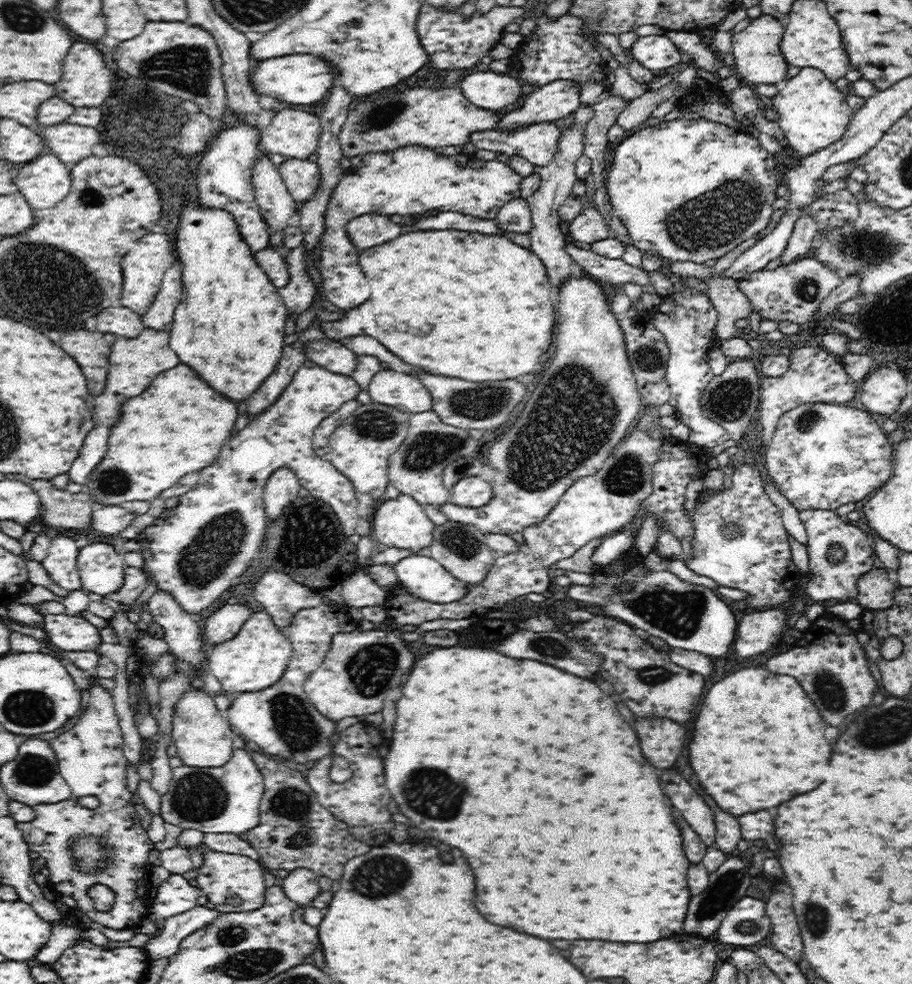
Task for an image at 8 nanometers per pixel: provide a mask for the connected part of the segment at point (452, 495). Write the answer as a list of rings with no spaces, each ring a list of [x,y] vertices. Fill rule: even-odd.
[[[467,476],[450,488],[448,496],[446,502],[477,509],[492,500],[493,488],[490,482],[479,476]]]

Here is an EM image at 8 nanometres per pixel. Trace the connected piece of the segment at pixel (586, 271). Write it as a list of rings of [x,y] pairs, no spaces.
[[[568,240],[565,249],[578,272],[598,283],[609,282],[613,285],[624,285],[628,282],[635,282],[640,286],[650,284],[650,278],[644,269],[630,266],[620,258],[605,257],[591,249],[578,247],[572,240]]]

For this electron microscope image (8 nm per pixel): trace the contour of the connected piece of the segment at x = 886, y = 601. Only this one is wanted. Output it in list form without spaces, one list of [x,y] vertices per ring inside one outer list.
[[[872,568],[858,580],[856,598],[862,610],[881,611],[894,604],[896,585],[888,580],[888,569]]]

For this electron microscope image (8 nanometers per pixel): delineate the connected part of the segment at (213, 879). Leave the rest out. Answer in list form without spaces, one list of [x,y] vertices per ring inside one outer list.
[[[208,851],[203,856],[203,864],[197,870],[195,880],[207,900],[214,904],[219,913],[248,912],[262,908],[265,902],[266,886],[262,863],[249,856]]]

